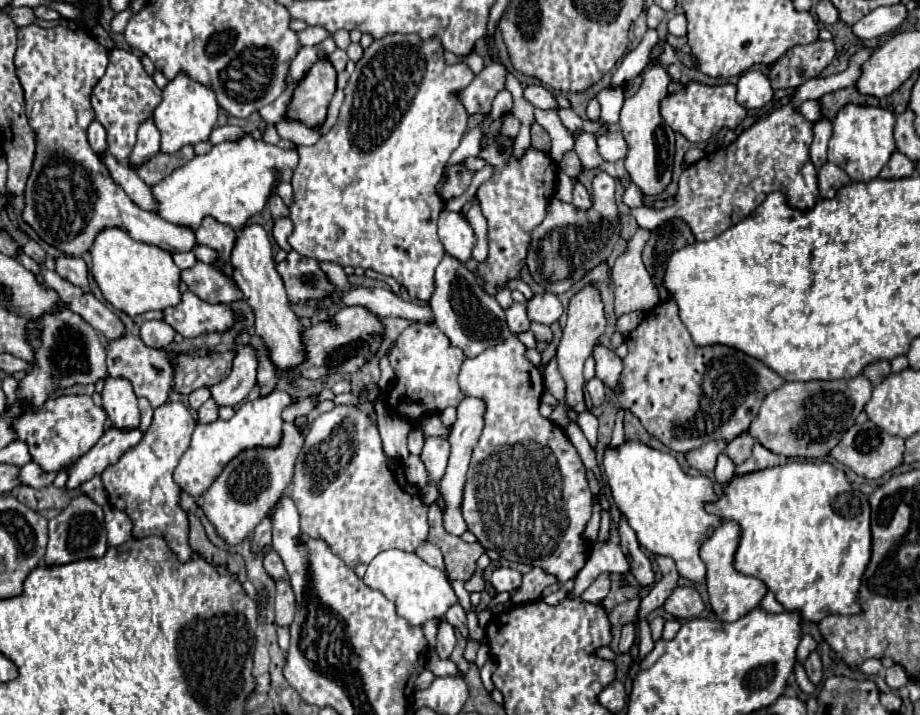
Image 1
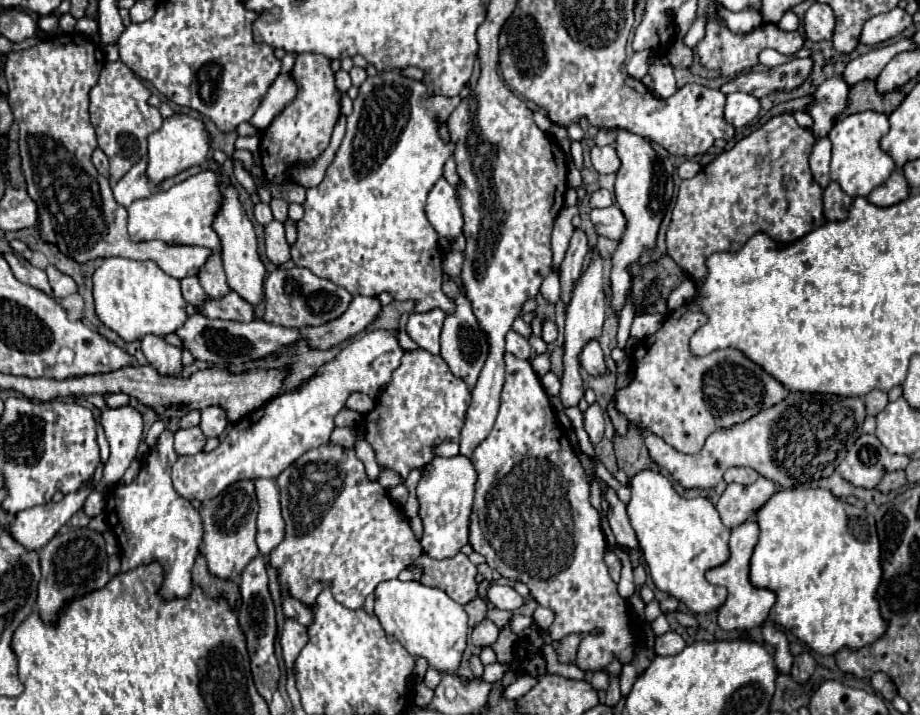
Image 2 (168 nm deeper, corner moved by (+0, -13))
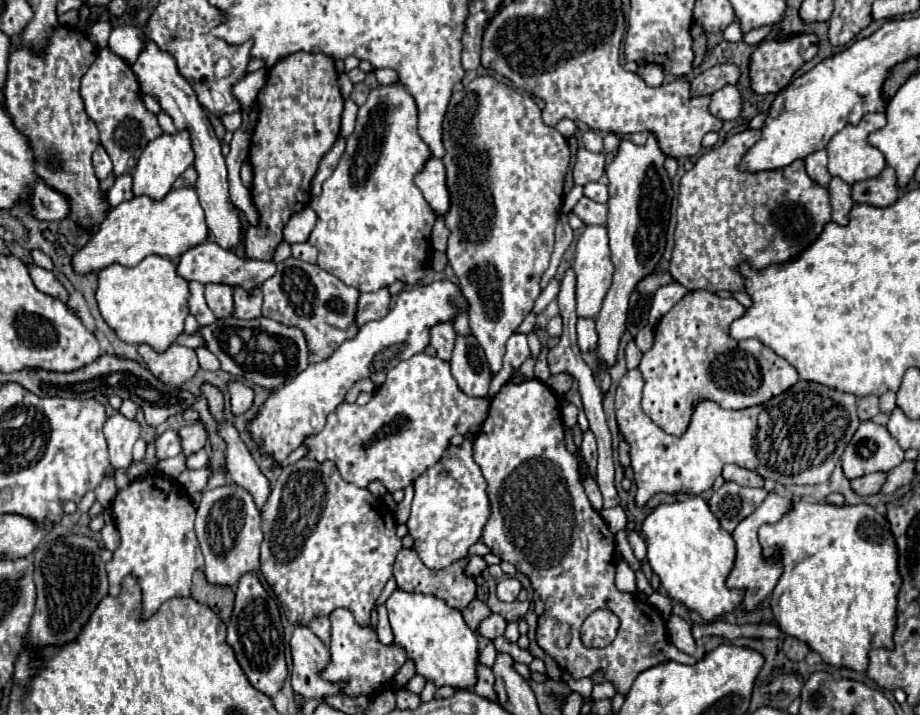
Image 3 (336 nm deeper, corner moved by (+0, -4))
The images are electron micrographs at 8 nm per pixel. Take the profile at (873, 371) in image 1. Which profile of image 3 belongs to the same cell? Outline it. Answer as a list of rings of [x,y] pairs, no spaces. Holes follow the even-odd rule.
[[[864,396],[858,400],[858,416],[860,420],[870,420],[872,416],[876,416],[880,412],[880,402],[878,396]]]

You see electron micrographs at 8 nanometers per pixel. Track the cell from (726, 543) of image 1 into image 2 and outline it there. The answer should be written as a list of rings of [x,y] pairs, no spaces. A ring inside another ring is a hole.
[[[754,519],[736,527],[730,535],[730,559],[724,565],[710,569],[706,573],[706,579],[712,585],[724,585],[728,589],[728,599],[718,609],[718,625],[724,631],[734,631],[734,629],[746,631],[746,629],[754,629],[754,627],[762,625],[768,619],[768,611],[776,601],[774,591],[760,589],[760,587],[754,587],[750,583],[750,575],[748,575],[750,573],[750,557],[752,557],[756,543],[758,543],[758,533],[760,533],[760,529],[758,529],[758,523]]]

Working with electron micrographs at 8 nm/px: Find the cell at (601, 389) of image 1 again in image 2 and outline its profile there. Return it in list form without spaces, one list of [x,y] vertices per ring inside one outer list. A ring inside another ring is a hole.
[[[598,403],[590,405],[588,411],[584,413],[584,429],[586,429],[592,445],[600,443],[600,439],[604,435],[604,417],[602,417],[602,411],[600,411]]]

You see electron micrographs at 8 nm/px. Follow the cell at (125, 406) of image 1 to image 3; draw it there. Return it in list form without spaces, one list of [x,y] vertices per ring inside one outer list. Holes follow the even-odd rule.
[[[116,412],[104,422],[104,436],[110,448],[112,468],[128,468],[132,464],[132,446],[140,436],[140,422]]]

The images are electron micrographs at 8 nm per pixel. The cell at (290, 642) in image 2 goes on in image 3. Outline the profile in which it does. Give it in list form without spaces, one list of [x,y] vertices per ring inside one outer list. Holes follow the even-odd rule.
[[[296,626],[290,638],[290,650],[294,660],[294,670],[290,674],[294,692],[302,694],[304,698],[318,698],[328,694],[338,694],[338,684],[330,684],[320,680],[318,672],[322,664],[330,660],[328,648],[308,626]]]

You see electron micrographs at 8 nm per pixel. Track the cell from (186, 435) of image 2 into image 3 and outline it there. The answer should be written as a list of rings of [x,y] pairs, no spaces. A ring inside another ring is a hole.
[[[166,430],[164,434],[160,434],[158,440],[156,440],[156,448],[158,448],[156,454],[158,454],[160,460],[180,454],[182,452],[182,444],[180,444],[178,430]]]

